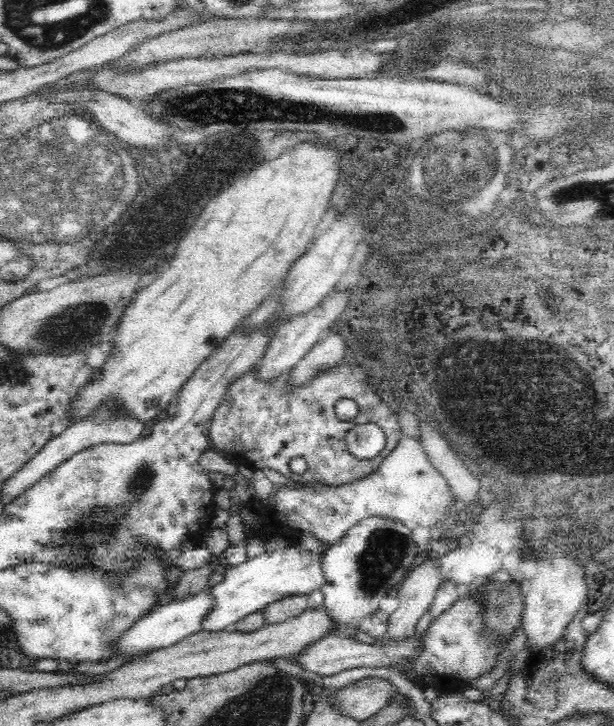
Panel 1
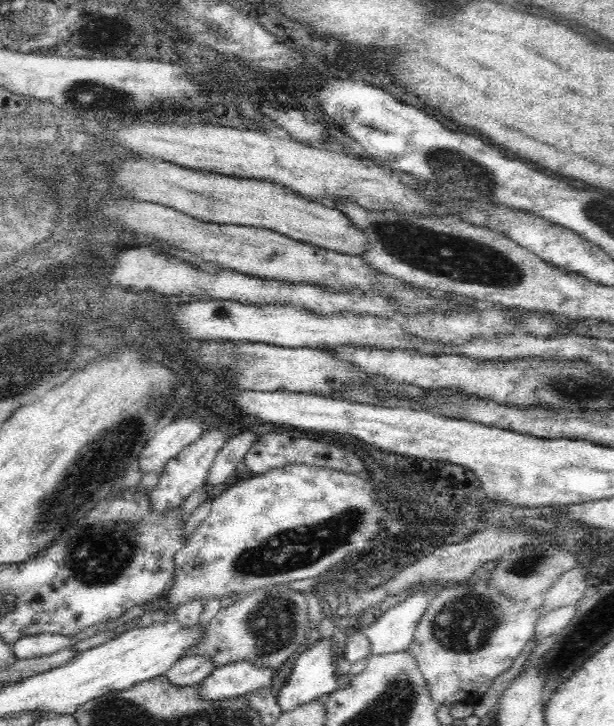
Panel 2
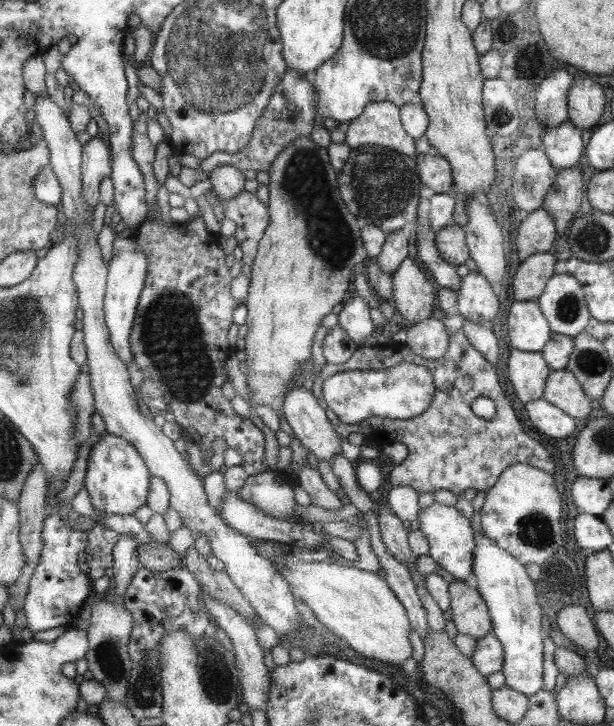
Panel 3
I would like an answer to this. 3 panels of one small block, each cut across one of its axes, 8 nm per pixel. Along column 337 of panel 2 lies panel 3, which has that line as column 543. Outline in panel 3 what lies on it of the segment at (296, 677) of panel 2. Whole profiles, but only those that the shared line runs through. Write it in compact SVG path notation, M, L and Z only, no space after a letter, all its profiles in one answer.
M474 523L477 548L474 553L473 573L478 580L478 590L488 603L489 615L493 621L492 634L500 640L504 650L502 672L505 685L524 696L540 693L544 688L542 678L542 610L536 606L536 586L526 574L522 562L498 544Z

